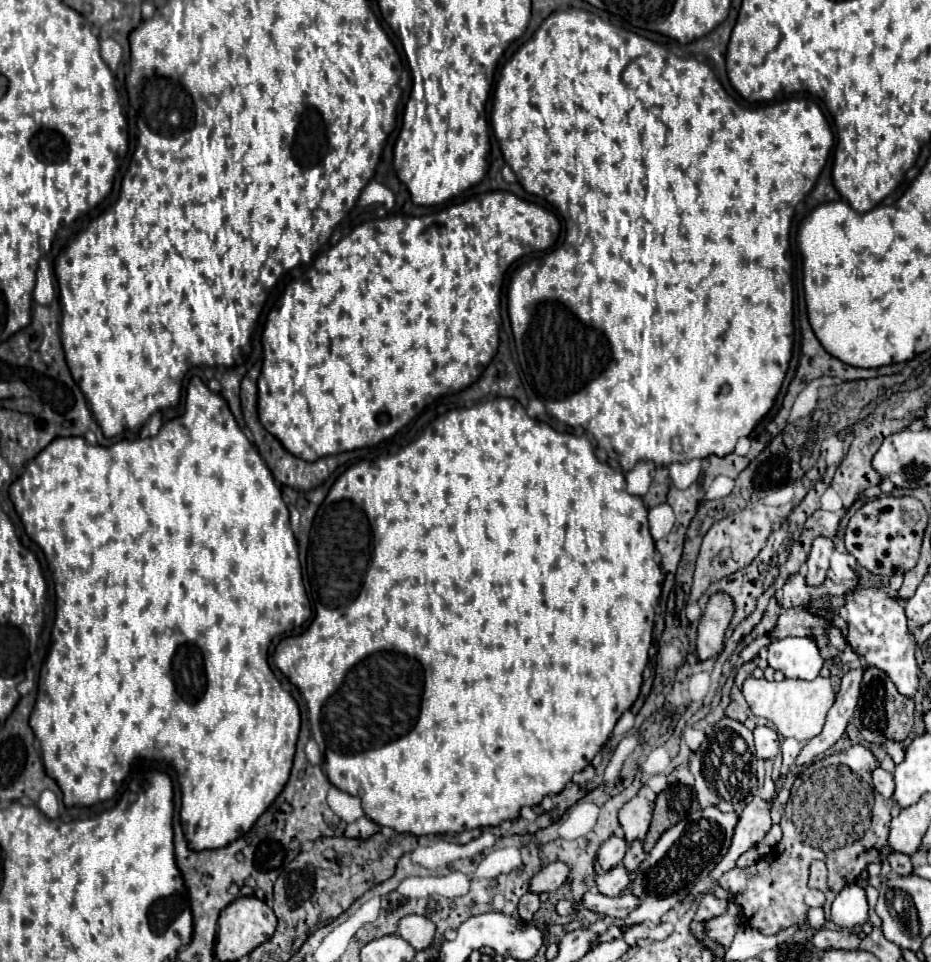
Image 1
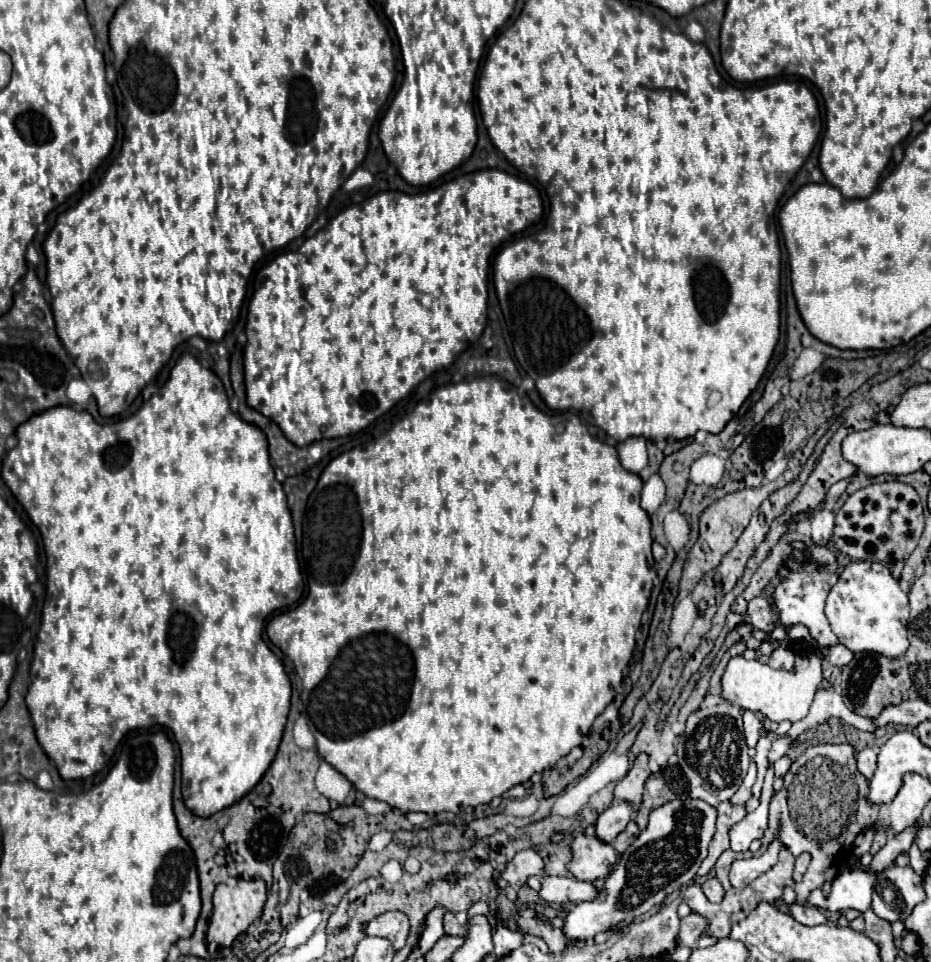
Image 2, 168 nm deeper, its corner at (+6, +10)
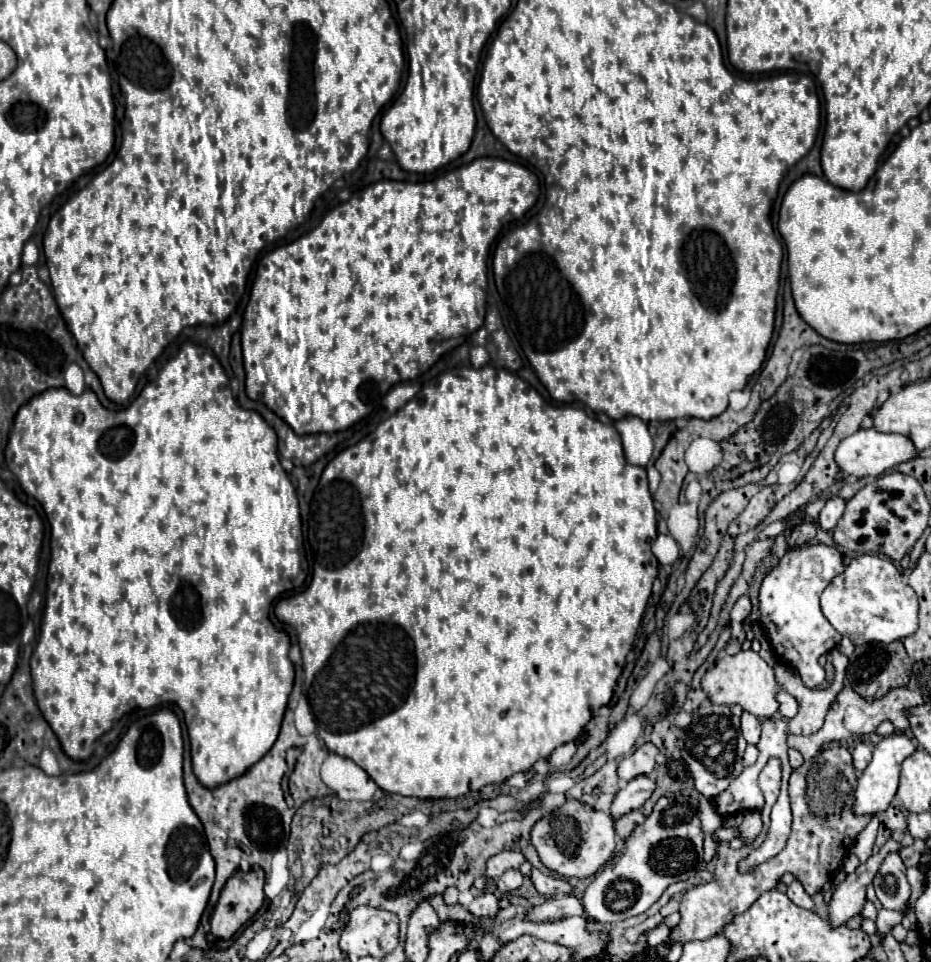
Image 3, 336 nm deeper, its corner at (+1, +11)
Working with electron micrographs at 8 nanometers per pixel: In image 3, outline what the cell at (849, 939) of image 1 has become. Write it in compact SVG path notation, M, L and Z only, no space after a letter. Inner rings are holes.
M793 881L789 887L787 887L787 897L797 905L797 907L801 907L801 909L809 909L809 911L813 911L813 899L805 893L805 889L801 887L801 883L799 881Z

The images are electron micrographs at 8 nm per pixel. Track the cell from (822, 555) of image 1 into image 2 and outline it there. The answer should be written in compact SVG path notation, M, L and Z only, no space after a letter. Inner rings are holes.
M818 510L812 516L812 540L814 544L826 546L834 530L834 514L830 510Z

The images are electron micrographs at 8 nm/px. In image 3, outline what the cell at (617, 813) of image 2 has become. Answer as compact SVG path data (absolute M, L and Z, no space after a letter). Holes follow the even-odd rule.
M635 777L615 795L611 805L611 817L619 819L635 809L641 809L641 805L651 797L653 789L655 789L655 783L651 781L651 777Z

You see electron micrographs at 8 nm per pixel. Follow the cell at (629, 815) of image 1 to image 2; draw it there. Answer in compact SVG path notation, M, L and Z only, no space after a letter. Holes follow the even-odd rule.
M638 754L628 770L628 774L616 784L614 788L614 796L620 800L628 800L634 806L638 806L642 802L642 790L644 790L644 782L650 776L650 768L648 768L648 756L646 754Z

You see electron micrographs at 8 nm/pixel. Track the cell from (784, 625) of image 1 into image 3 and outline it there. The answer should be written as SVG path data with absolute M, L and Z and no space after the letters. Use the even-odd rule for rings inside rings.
M743 595L743 597L735 603L735 607L733 607L733 611L731 611L731 619L743 621L749 613L751 613L751 599L749 599L747 595Z

